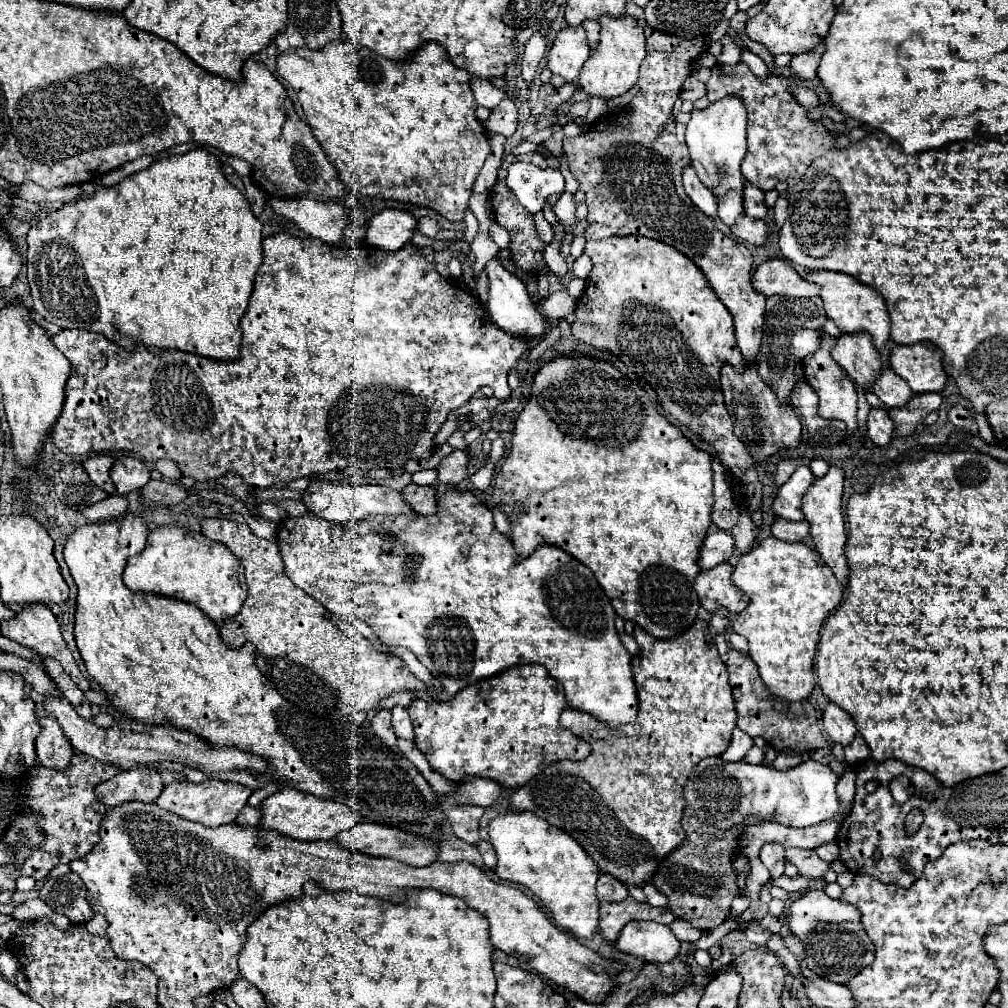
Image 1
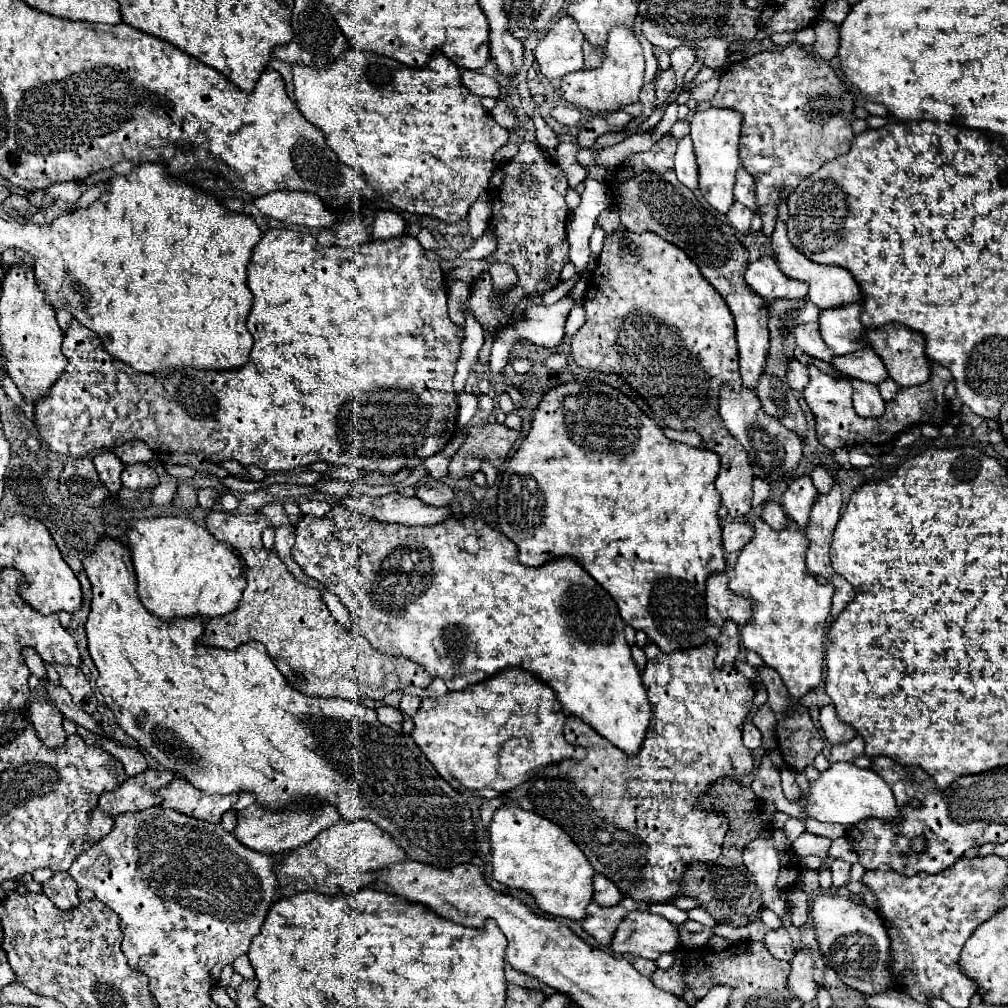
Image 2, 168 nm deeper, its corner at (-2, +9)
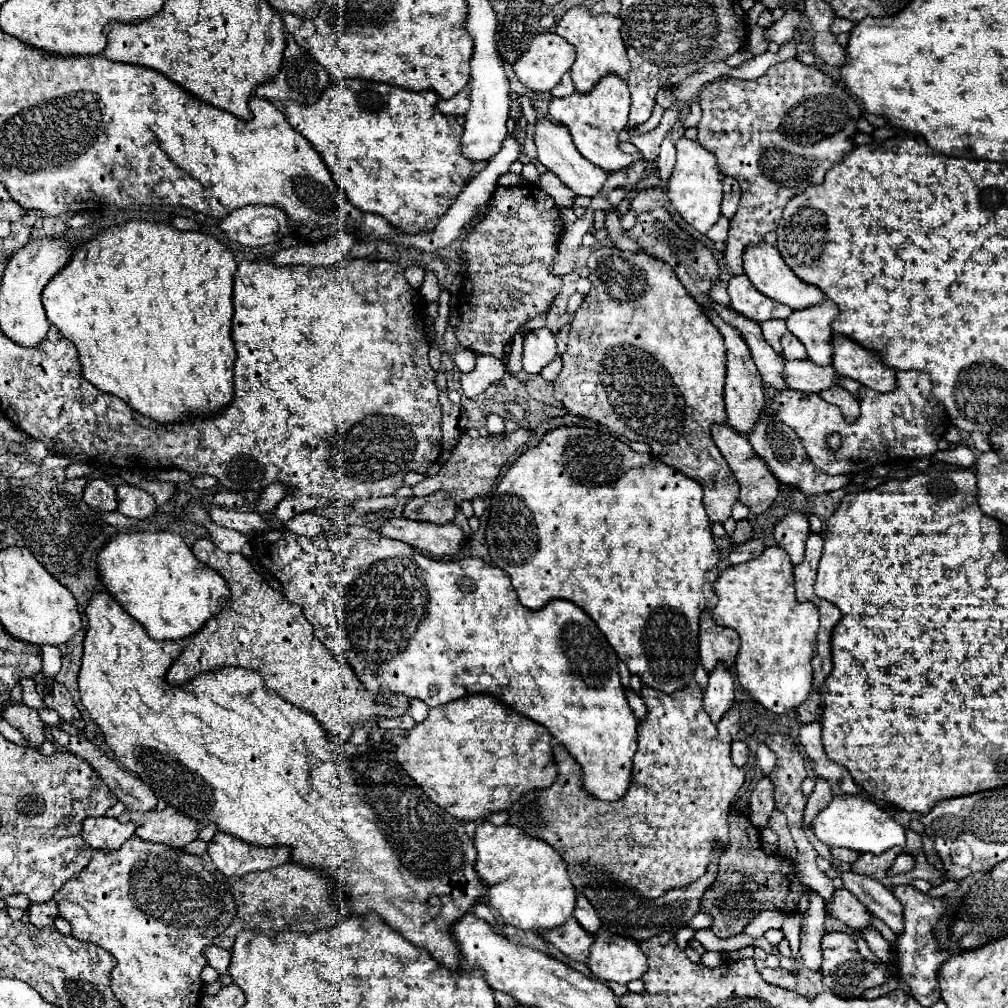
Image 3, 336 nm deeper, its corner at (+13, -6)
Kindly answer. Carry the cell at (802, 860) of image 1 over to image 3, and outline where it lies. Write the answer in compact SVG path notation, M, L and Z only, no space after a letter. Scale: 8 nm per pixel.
M836 889L832 901L826 901L826 911L830 911L836 919L844 921L850 929L862 931L864 927L872 925L866 907L848 889Z

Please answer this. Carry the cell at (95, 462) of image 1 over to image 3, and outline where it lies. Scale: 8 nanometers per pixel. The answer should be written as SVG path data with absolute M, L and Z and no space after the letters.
M92 479L84 489L84 503L96 511L116 511L116 487L106 479Z

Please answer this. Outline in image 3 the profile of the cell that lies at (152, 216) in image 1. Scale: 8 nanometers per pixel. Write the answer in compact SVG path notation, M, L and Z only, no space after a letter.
M128 221L124 225L106 227L96 237L80 243L68 261L44 287L42 291L42 303L46 307L46 317L52 325L56 325L66 339L70 339L80 355L82 363L82 375L98 389L112 393L120 399L124 399L134 411L148 415L156 423L174 423L188 413L196 415L210 415L226 407L232 397L232 375L234 375L234 361L236 361L236 349L232 341L232 317L234 317L234 305L232 305L232 281L236 273L236 261L234 251L218 241L212 235L196 233L196 231L178 231L176 227L168 223L158 221Z

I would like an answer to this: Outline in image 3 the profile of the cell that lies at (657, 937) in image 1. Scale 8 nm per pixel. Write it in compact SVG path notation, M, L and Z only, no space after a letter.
M608 931L590 947L588 967L600 981L628 983L646 973L646 961L646 955L634 939L624 939L622 935L612 935Z

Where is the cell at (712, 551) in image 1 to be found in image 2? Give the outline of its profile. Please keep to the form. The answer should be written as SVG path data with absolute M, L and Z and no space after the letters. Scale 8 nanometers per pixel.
M735 520L723 526L723 548L727 554L739 552L755 534L755 528L749 522Z

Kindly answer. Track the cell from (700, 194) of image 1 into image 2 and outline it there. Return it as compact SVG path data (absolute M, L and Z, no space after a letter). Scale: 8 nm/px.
M683 136L677 140L677 152L675 152L675 174L681 184L685 184L689 190L697 190L697 164L695 164L695 154L691 148L691 138Z

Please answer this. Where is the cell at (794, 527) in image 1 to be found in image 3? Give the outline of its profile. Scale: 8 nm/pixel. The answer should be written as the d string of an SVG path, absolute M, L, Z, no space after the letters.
M738 521L736 523L736 531L734 531L734 535L732 535L732 541L734 543L746 543L746 539L752 539L752 533L754 533L754 529L752 529L752 525L750 525L750 521Z

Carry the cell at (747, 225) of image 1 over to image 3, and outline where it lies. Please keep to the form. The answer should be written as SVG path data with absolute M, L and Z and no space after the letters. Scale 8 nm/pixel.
M720 215L720 219L712 225L712 229L706 233L708 239L712 241L726 241L726 233L728 233L728 227L730 227L730 221L726 217Z

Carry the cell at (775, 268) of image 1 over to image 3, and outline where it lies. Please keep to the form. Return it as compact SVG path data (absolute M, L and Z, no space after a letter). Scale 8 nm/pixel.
M736 275L730 279L728 295L732 309L756 323L764 323L768 319L788 319L788 315L794 311L788 305L772 301L756 291L746 275Z

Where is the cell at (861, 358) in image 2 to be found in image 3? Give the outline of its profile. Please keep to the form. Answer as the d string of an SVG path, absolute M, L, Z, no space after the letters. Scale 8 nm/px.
M786 361L784 377L790 389L804 393L818 393L828 387L840 385L840 377L834 367L816 367L812 361Z

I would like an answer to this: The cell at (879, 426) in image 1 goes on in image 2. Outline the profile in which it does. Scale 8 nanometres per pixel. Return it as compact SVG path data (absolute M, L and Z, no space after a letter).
M851 378L853 384L853 406L855 412L863 418L877 418L885 412L885 402L875 384L867 384Z

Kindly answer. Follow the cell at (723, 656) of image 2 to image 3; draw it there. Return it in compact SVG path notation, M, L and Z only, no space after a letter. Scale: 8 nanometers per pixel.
M718 663L710 671L710 681L704 691L704 709L716 723L730 707L734 701L734 677L724 663Z

